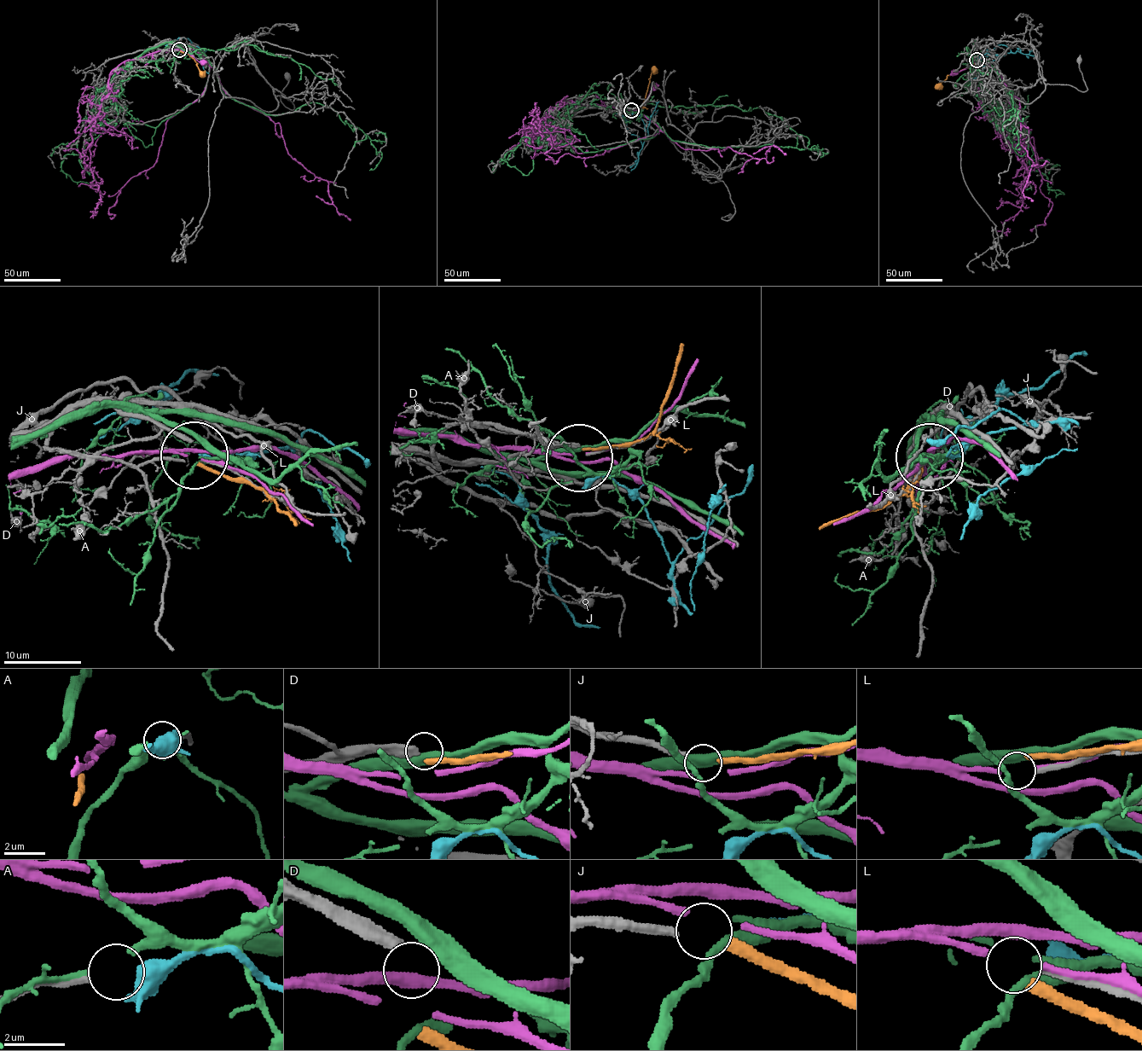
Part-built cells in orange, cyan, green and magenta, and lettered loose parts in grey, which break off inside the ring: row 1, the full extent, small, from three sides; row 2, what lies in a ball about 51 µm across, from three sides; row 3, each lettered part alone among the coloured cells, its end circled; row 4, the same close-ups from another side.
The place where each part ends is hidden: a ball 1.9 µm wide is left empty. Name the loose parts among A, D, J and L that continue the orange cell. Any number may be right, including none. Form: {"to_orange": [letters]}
{"to_orange": ["J"]}

